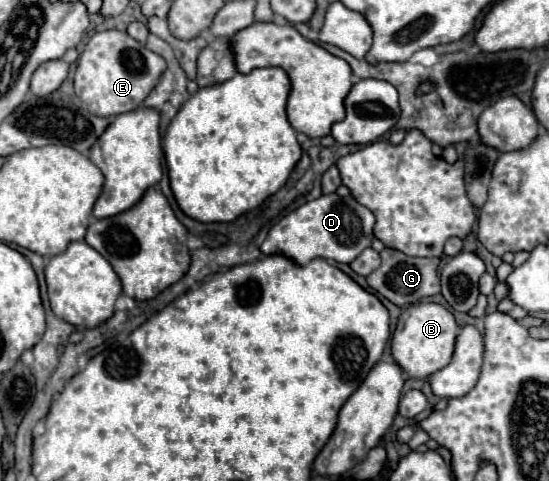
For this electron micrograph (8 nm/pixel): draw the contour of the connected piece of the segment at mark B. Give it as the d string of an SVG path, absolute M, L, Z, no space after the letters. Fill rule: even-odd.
M420 302L402 310L396 330L392 334L392 358L410 378L422 380L444 368L454 352L454 340L458 336L458 324L454 316L440 304Z

